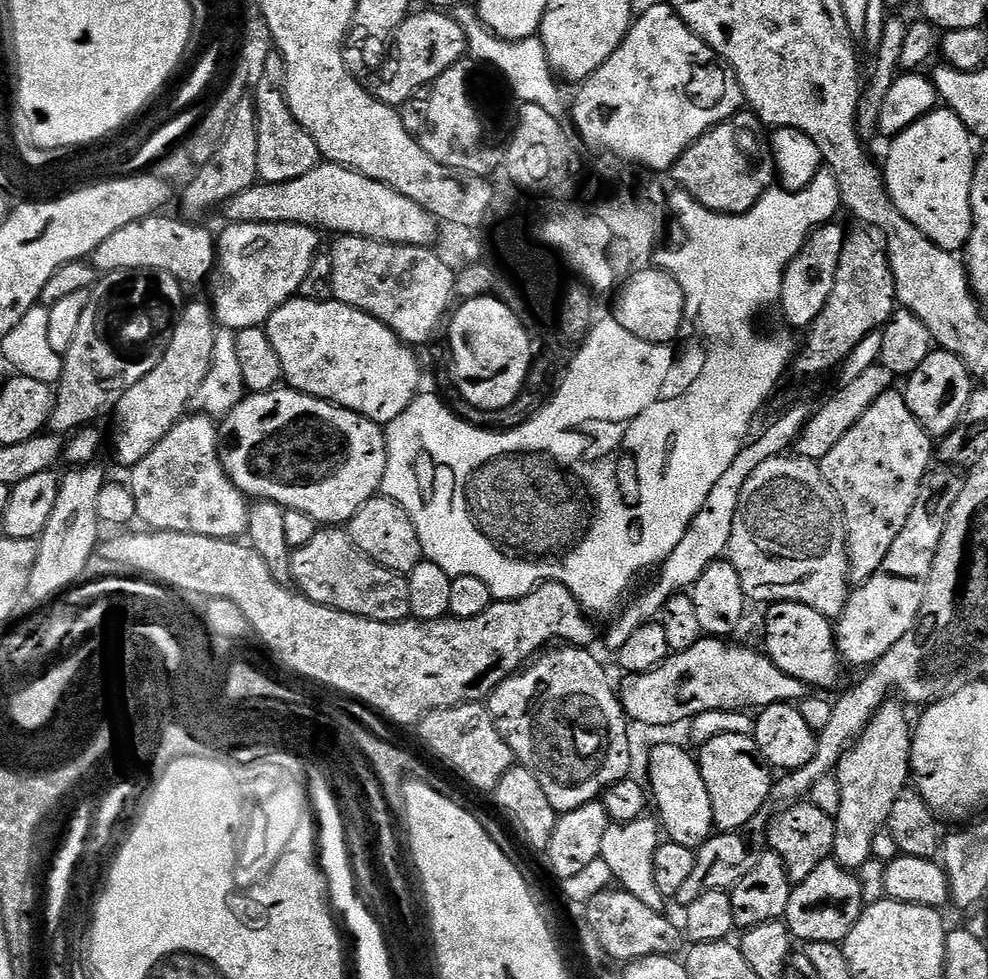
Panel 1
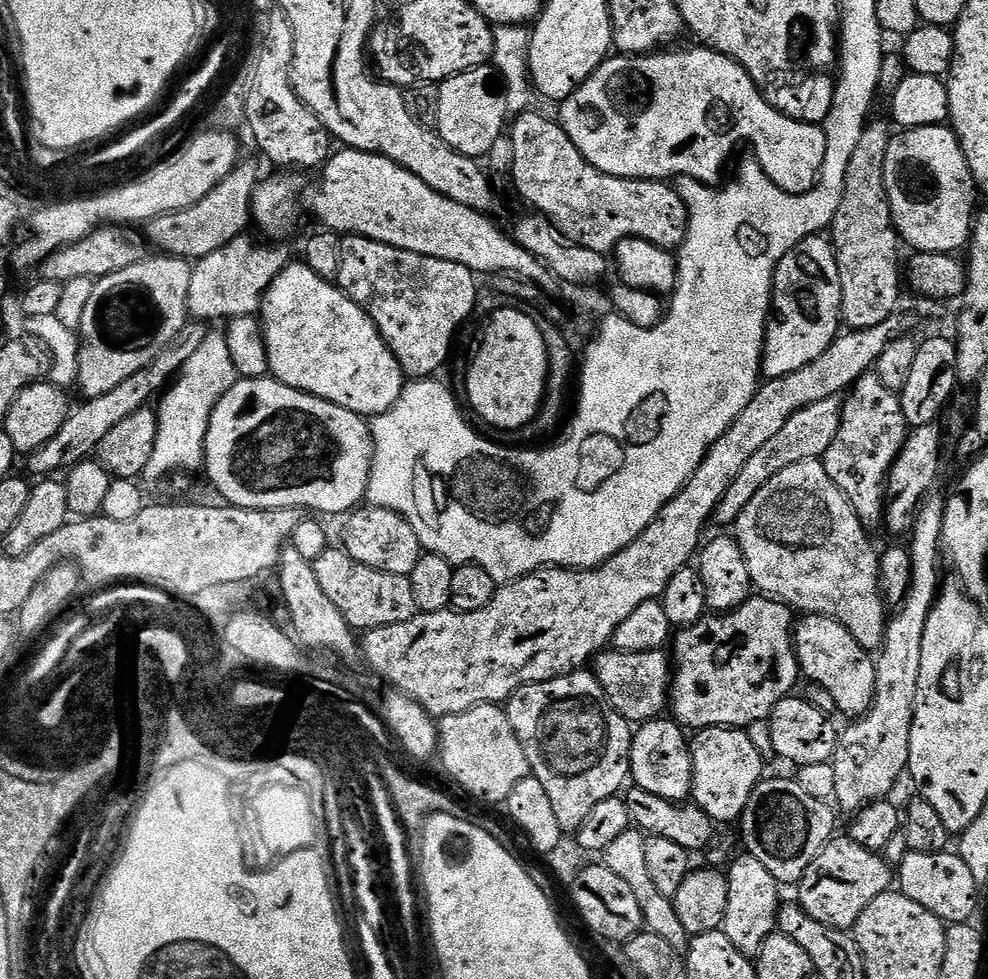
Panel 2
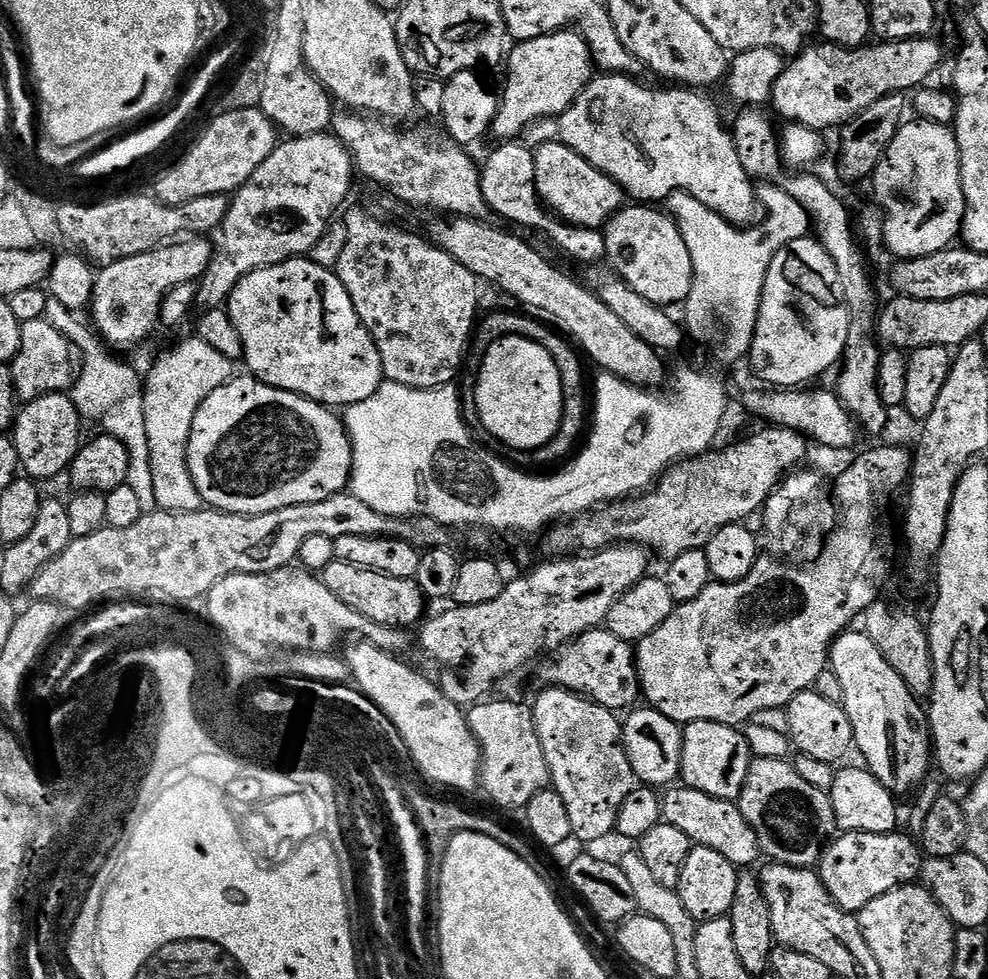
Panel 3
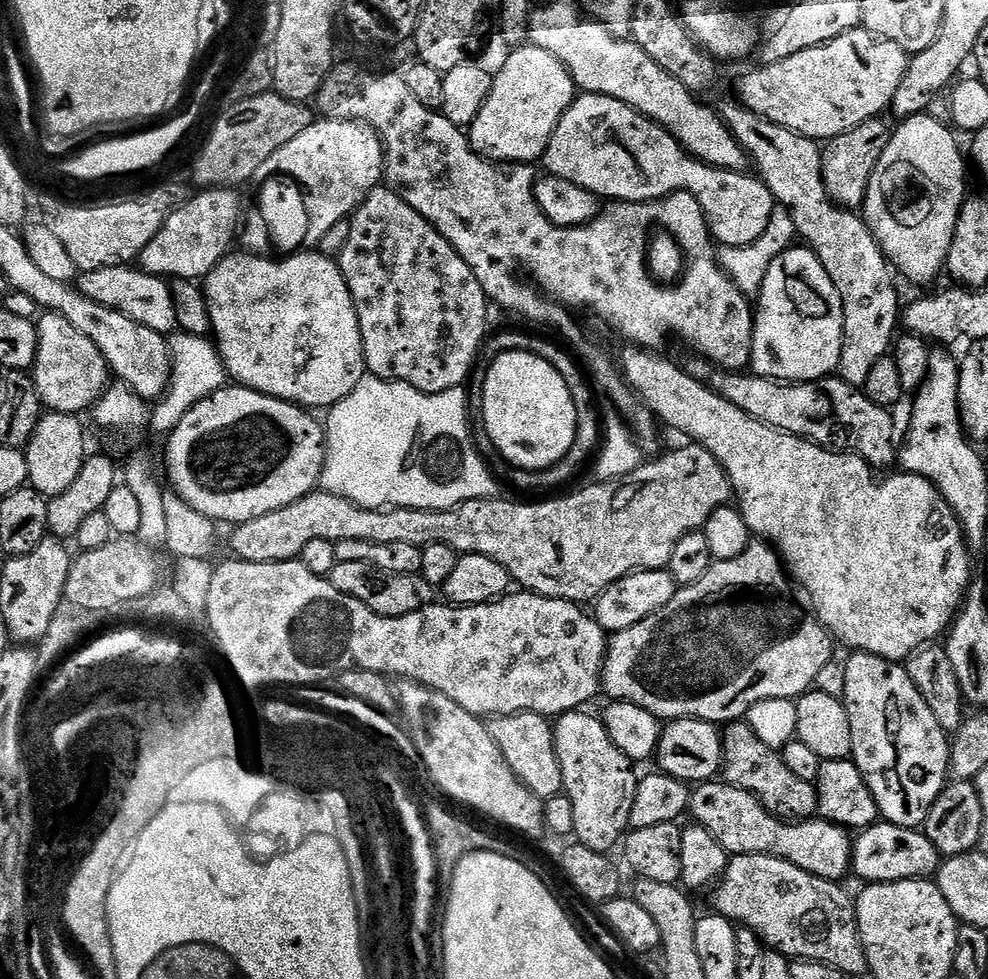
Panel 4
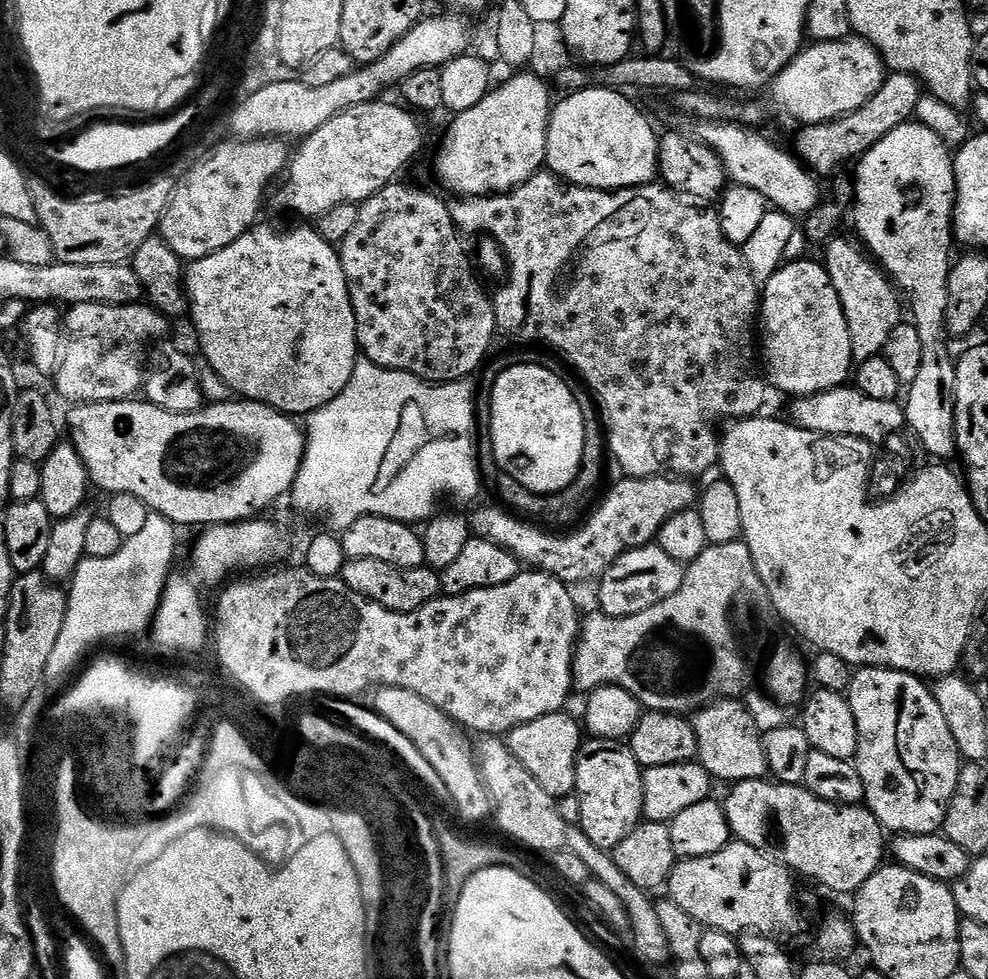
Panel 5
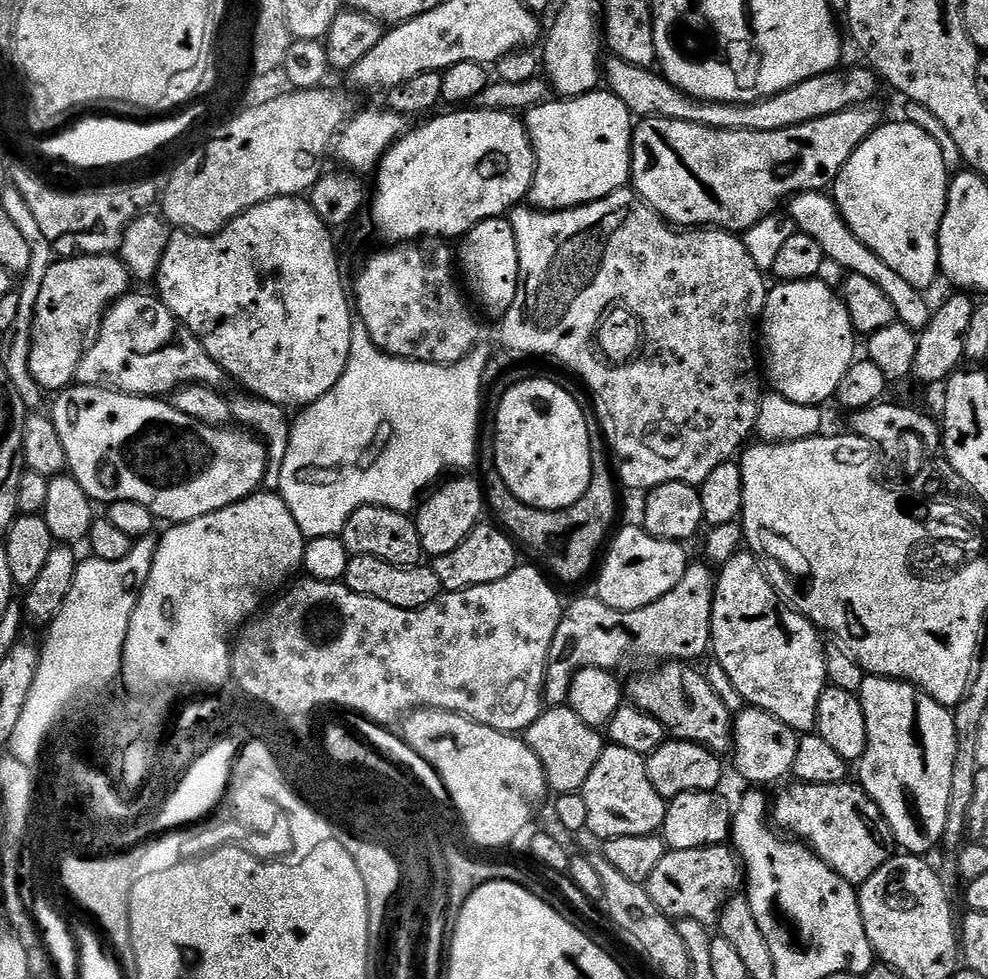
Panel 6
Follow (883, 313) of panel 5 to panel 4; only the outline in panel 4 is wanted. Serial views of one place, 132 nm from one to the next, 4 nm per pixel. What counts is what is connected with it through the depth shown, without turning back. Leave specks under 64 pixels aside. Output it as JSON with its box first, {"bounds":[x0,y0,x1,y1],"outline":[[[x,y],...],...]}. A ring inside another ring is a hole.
{"bounds":[718,99,902,386],"outline":[[[738,99],[724,100],[718,104],[720,117],[731,130],[732,137],[736,139],[747,152],[749,161],[756,164],[755,171],[759,179],[770,190],[773,201],[783,211],[792,215],[792,221],[796,227],[796,236],[799,237],[808,248],[822,262],[830,279],[837,287],[838,295],[842,300],[842,314],[844,315],[844,337],[842,338],[841,360],[838,376],[846,383],[853,386],[863,386],[870,369],[878,358],[889,355],[897,335],[896,324],[902,320],[902,303],[896,293],[896,284],[892,281],[893,269],[890,267],[888,257],[880,249],[880,244],[874,238],[874,234],[864,223],[863,215],[855,211],[840,207],[827,196],[826,186],[823,185],[823,170],[821,145],[817,141],[806,138],[794,130],[786,130],[786,126],[778,126],[758,114],[754,114],[745,108]]]}

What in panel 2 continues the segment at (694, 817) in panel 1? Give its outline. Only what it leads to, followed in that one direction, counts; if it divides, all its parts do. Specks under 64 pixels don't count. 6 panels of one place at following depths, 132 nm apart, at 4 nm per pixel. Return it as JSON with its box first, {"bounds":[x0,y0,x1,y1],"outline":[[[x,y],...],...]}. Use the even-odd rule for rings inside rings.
{"bounds":[630,719,692,802],"outline":[[[664,719],[646,720],[633,731],[632,749],[630,750],[630,762],[632,763],[630,780],[635,787],[646,790],[650,794],[658,794],[658,798],[684,802],[692,794],[692,749],[690,740],[685,729],[681,728],[675,719]]]}

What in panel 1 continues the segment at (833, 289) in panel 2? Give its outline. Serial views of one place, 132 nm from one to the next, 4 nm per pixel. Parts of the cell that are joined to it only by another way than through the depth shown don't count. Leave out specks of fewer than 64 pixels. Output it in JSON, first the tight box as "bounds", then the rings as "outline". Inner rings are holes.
{"bounds":[780,222,845,327],"outline":[[[829,222],[820,225],[808,237],[807,242],[800,248],[798,255],[788,264],[784,272],[783,288],[780,291],[780,307],[787,320],[794,326],[811,327],[811,324],[825,308],[830,291],[834,288],[834,278],[837,277],[838,258],[844,248],[845,229]]]}

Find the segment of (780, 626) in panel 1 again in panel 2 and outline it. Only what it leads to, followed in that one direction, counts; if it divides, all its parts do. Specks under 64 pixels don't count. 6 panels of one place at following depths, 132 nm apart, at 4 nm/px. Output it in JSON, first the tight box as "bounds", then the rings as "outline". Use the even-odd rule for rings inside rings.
{"bounds":[794,615,876,718],"outline":[[[805,615],[795,625],[794,643],[801,673],[811,683],[823,686],[834,698],[836,712],[859,718],[868,711],[876,693],[876,662],[837,620],[825,616]]]}

